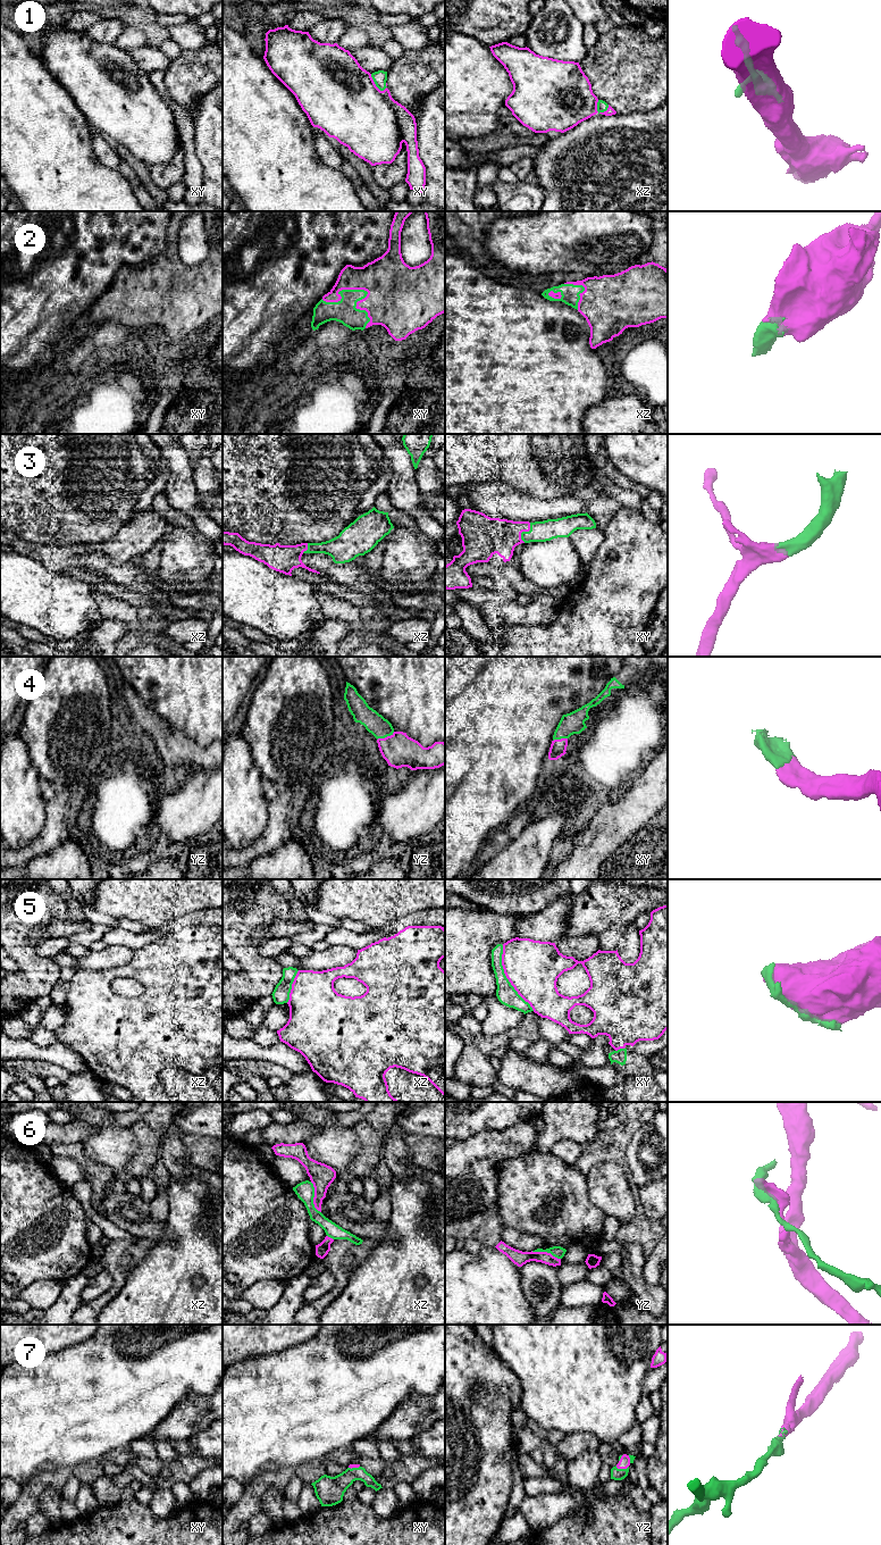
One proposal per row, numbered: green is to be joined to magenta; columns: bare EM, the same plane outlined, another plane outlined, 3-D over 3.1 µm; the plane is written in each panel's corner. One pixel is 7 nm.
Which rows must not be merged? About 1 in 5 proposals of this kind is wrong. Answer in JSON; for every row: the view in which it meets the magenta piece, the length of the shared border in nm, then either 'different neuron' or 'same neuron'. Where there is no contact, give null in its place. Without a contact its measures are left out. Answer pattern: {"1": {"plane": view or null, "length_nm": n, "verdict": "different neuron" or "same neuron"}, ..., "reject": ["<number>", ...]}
{"1": {"plane": "xy", "length_nm": 160, "verdict": "same neuron"}, "2": {"plane": "xy", "length_nm": 380, "verdict": "same neuron"}, "3": {"plane": "xy", "length_nm": 150, "verdict": "same neuron"}, "4": {"plane": "yz", "length_nm": 140, "verdict": "same neuron"}, "5": {"plane": "xy", "length_nm": 500, "verdict": "same neuron"}, "6": {"plane": "xz", "length_nm": 240, "verdict": "different neuron"}, "7": {"plane": "yz", "length_nm": 100, "verdict": "same neuron"}, "reject": ["6"]}

